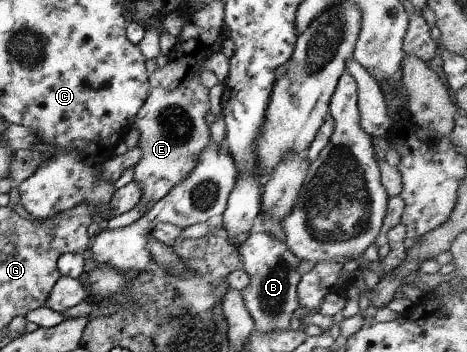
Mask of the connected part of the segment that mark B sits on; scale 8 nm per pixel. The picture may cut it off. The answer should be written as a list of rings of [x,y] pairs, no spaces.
[[[264,232],[250,233],[238,246],[237,251],[242,269],[249,276],[249,284],[239,293],[253,320],[253,331],[272,336],[272,332],[288,330],[292,313],[299,307],[296,287],[301,277],[298,274],[298,264],[301,260],[298,260],[285,244]]]

